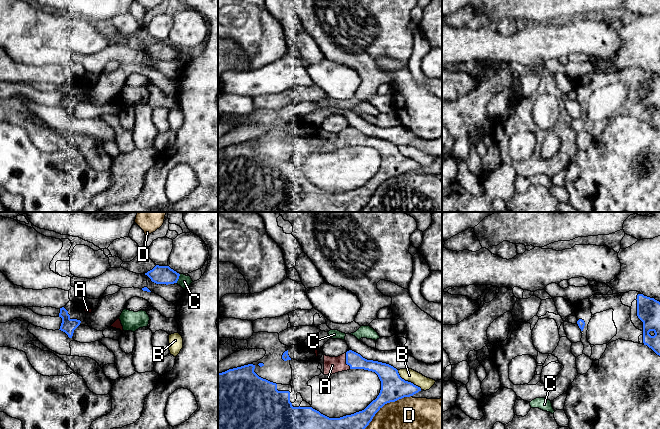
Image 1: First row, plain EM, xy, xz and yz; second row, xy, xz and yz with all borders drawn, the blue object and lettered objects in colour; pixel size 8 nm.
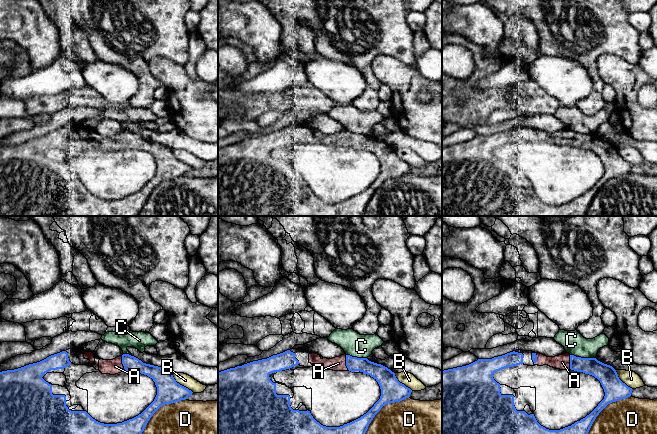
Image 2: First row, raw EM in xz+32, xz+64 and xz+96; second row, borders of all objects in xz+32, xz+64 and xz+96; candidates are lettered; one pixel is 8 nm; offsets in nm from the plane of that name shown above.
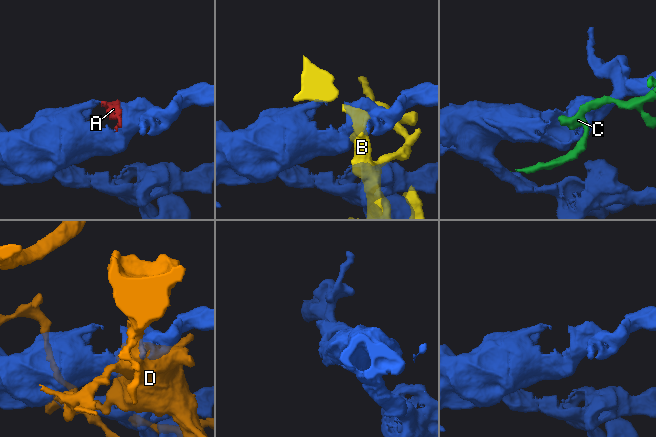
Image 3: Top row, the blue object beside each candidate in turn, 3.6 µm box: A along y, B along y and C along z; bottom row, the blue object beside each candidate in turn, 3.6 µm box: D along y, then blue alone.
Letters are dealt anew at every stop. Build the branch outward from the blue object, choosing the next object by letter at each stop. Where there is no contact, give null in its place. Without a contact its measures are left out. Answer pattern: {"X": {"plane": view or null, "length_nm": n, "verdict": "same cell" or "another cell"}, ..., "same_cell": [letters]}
{"A": {"plane": "xz", "length_nm": 130, "verdict": "same cell"}, "B": {"plane": "xz", "length_nm": 260, "verdict": "another cell"}, "C": {"plane": "xy", "length_nm": 80, "verdict": "another cell"}, "D": {"plane": "xz", "length_nm": 550, "verdict": "another cell"}, "same_cell": ["A"]}

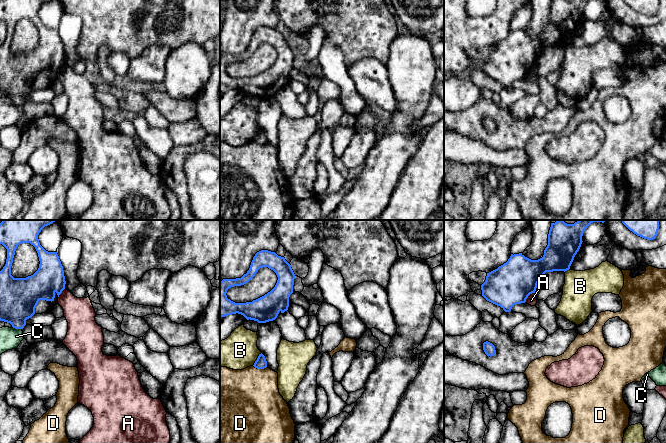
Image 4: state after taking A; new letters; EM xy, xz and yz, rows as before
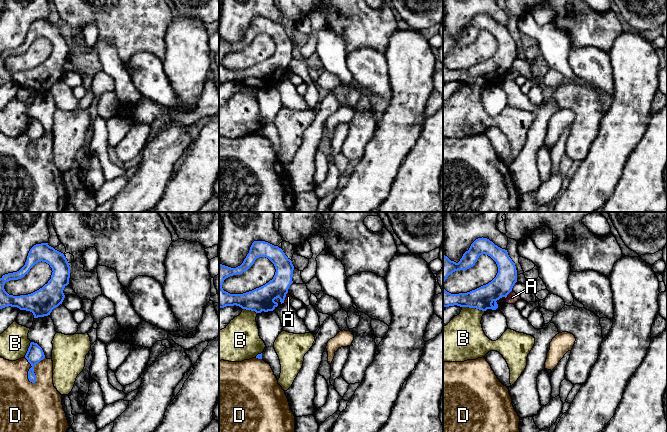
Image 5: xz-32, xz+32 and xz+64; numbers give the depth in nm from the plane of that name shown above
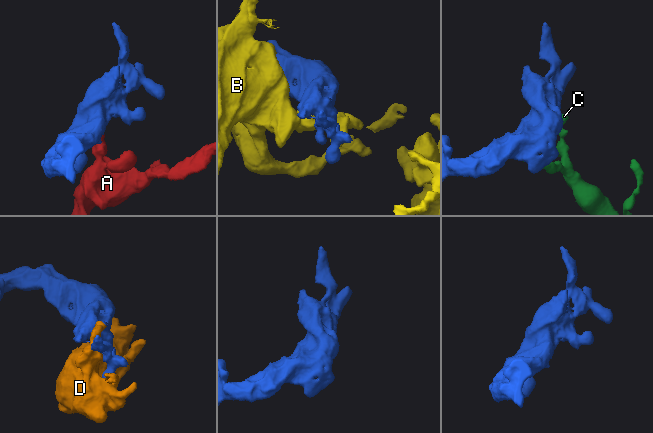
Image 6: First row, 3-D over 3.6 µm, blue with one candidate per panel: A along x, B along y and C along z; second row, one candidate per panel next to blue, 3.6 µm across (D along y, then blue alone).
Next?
{"A": {"plane": "yz", "length_nm": 120, "verdict": "another cell"}, "B": {"plane": "xz", "length_nm": 130, "verdict": "another cell"}, "C": {"plane": "xy", "length_nm": 70, "verdict": "another cell"}, "D": {"plane": "xz", "length_nm": 110, "verdict": "another cell"}, "same_cell": []}

